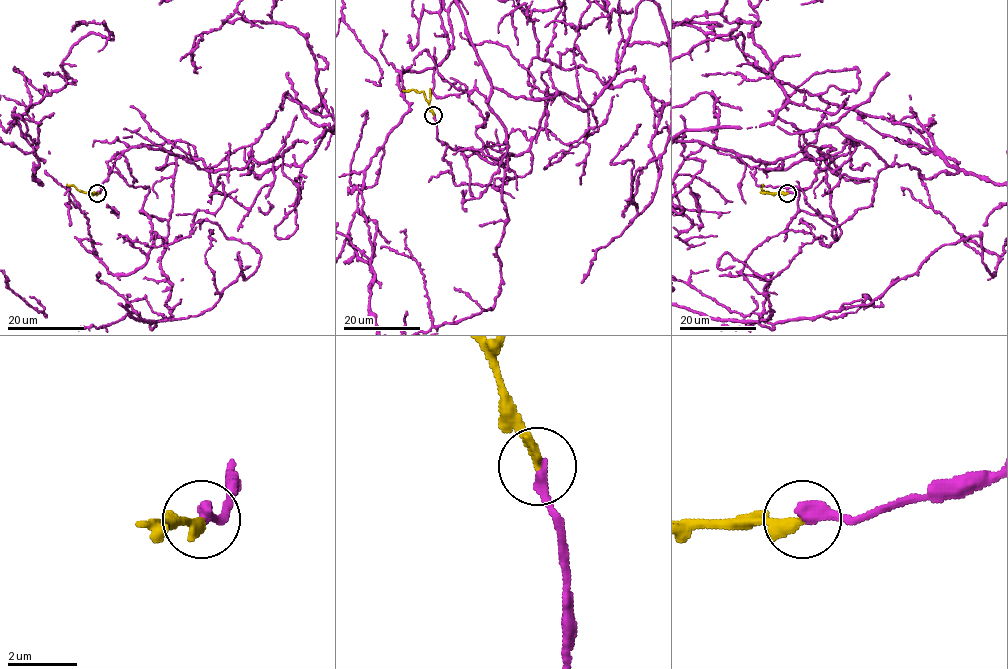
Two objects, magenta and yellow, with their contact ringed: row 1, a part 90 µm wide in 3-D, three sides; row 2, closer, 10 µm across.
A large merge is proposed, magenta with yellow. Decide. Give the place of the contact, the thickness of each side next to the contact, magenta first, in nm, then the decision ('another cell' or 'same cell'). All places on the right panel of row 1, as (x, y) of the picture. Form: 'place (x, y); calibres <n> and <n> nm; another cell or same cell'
place (787, 193); calibres 420 and 280 nm; same cell

